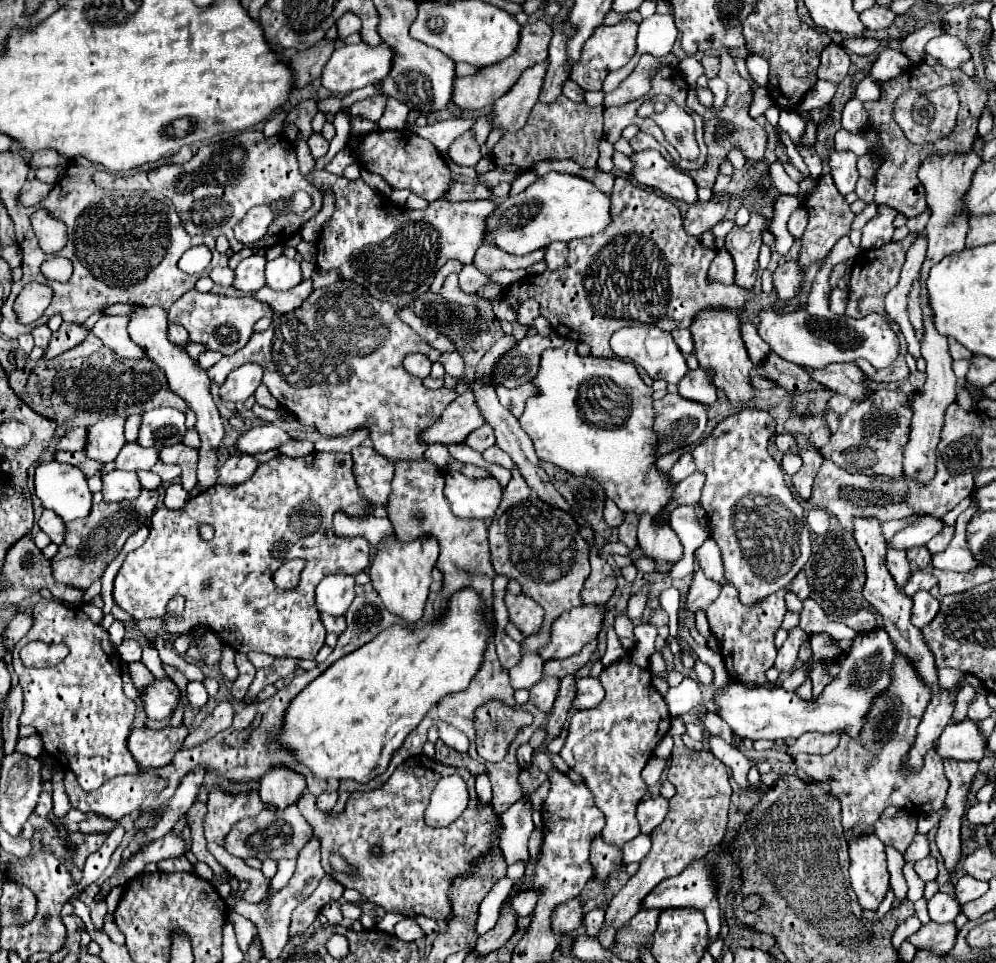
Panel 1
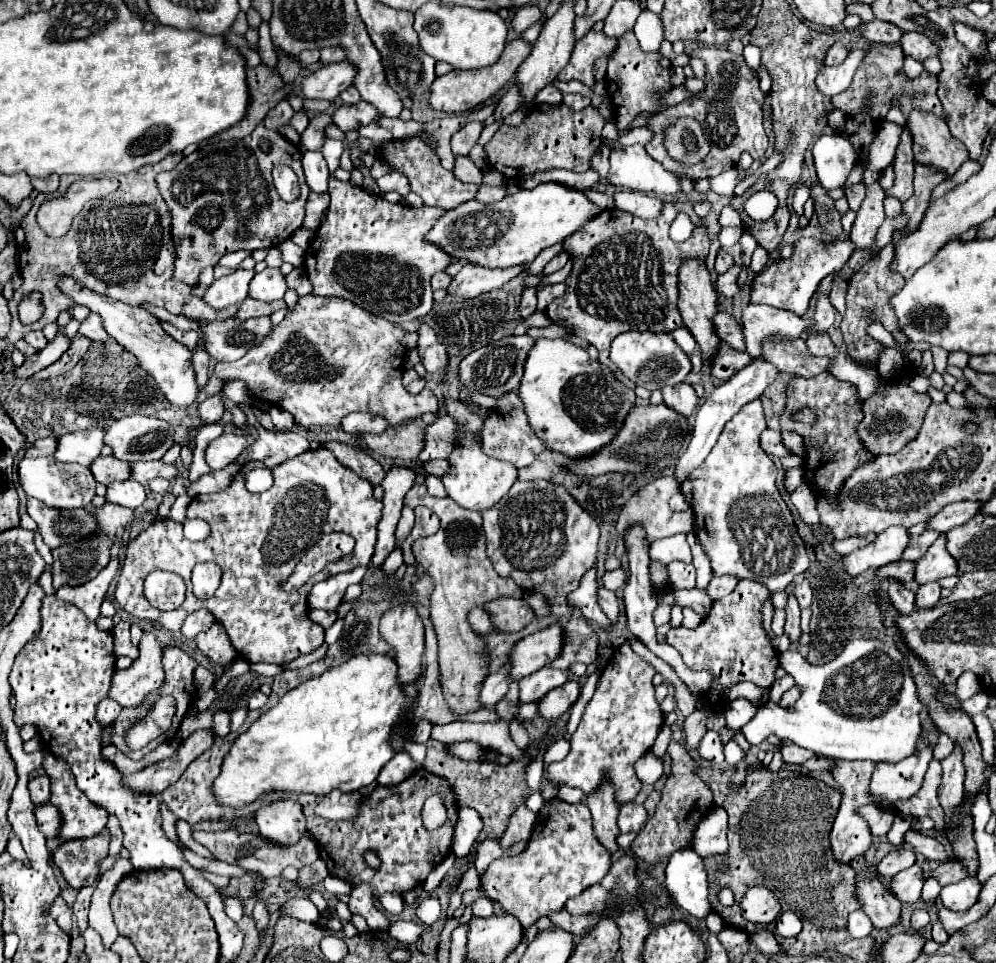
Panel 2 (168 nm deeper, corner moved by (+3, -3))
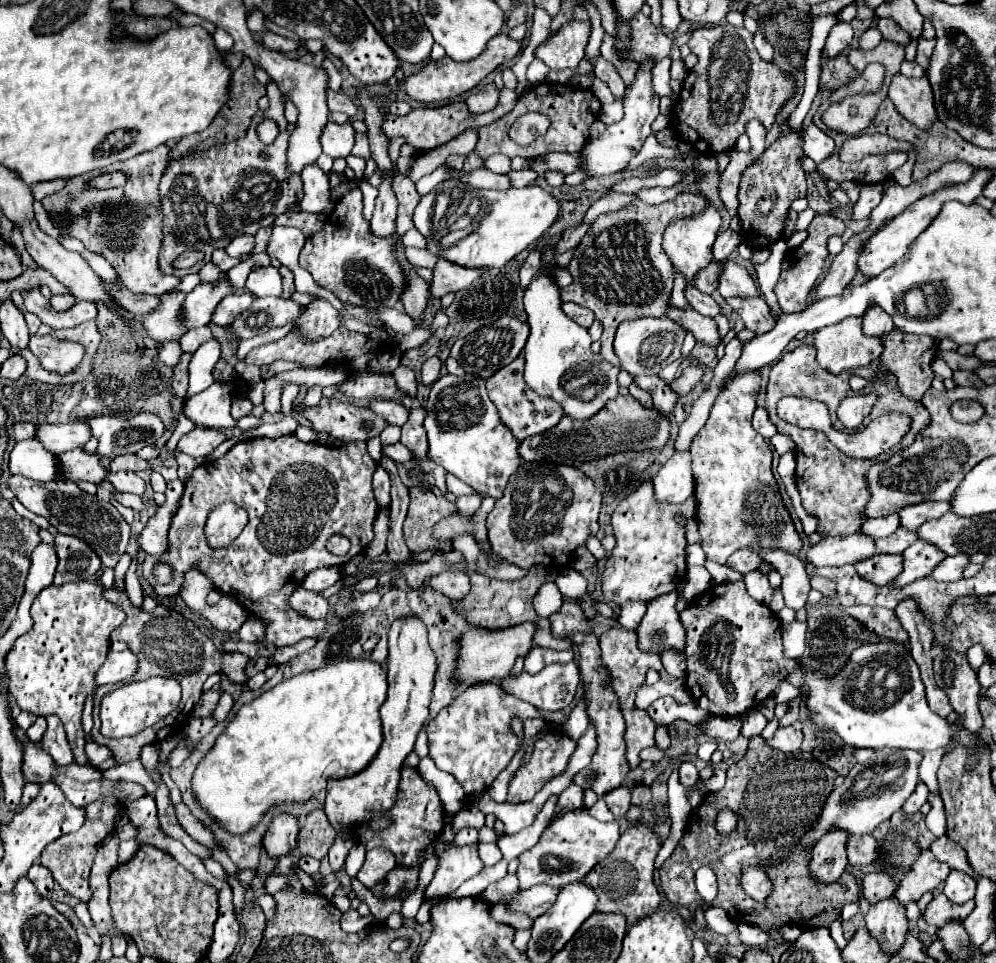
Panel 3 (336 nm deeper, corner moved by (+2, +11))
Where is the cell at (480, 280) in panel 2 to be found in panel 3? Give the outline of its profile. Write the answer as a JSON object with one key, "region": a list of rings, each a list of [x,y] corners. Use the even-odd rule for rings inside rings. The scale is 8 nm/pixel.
{"region":[[[439,258],[433,270],[433,280],[429,288],[431,300],[441,300],[447,292],[467,288],[475,278],[481,276],[481,272],[483,272],[481,268],[463,268]]]}

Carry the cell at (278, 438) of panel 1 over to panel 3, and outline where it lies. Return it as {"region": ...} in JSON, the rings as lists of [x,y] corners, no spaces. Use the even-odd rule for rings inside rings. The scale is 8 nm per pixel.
{"region":[[[193,428],[189,434],[185,434],[179,444],[177,450],[193,456],[193,458],[205,458],[209,456],[221,442],[225,440],[225,436],[219,430],[209,430],[209,428]]]}

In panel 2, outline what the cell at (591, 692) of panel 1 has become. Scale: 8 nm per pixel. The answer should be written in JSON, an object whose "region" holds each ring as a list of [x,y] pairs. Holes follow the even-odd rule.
{"region":[[[568,680],[566,684],[550,690],[538,702],[538,712],[544,718],[558,718],[564,712],[568,712],[578,698],[580,698],[580,684],[578,684],[578,680]]]}

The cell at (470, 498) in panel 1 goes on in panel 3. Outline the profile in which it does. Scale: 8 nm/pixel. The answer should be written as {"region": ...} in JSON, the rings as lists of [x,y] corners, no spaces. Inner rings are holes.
{"region":[[[469,374],[441,376],[431,388],[425,410],[431,460],[467,482],[475,492],[483,492],[495,500],[503,496],[509,476],[519,468],[519,442],[511,436],[511,430],[501,424],[499,412],[495,412],[495,404],[489,400],[485,380]]]}

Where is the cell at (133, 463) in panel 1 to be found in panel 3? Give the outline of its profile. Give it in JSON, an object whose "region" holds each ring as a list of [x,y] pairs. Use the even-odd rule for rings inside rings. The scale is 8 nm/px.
{"region":[[[83,448],[61,452],[59,462],[63,464],[63,480],[73,480],[73,482],[87,480],[93,484],[101,484],[107,476],[107,470],[103,470],[99,456],[87,454]]]}

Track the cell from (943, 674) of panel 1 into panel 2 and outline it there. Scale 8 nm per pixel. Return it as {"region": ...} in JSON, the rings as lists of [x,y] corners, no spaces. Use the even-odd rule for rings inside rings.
{"region":[[[964,672],[964,674],[956,680],[956,690],[954,690],[954,694],[956,694],[960,700],[968,700],[968,698],[974,696],[978,690],[980,690],[980,680],[978,680],[978,676],[972,674],[972,672]]]}

